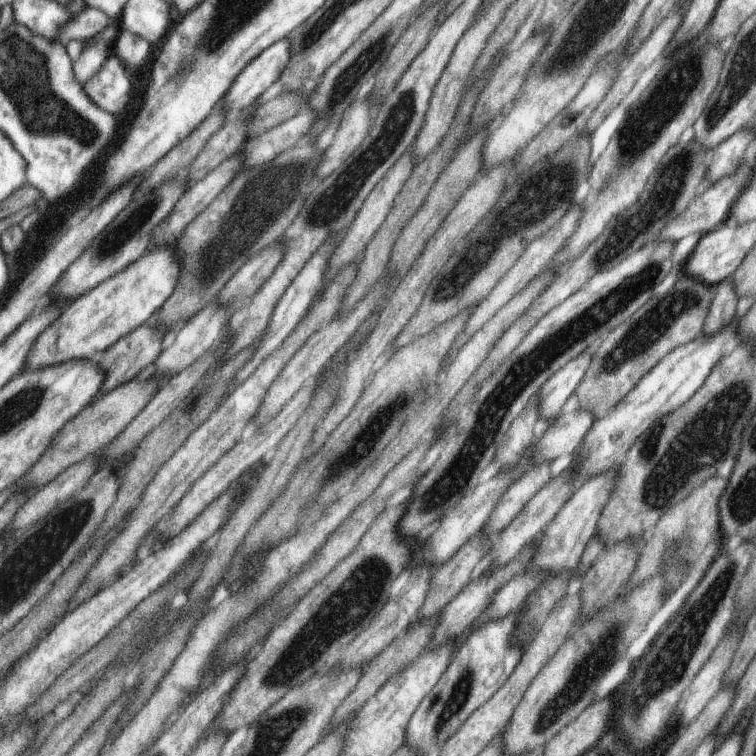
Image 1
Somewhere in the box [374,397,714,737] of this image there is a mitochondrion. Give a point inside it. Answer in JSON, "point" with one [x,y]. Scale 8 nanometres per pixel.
{"point":[680,561]}

